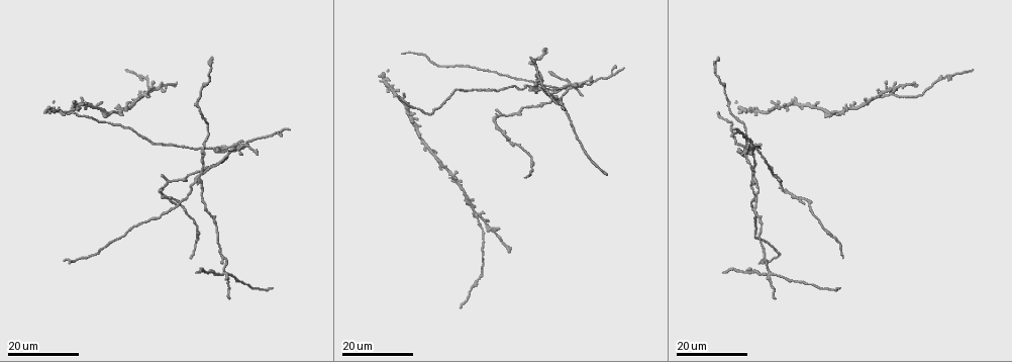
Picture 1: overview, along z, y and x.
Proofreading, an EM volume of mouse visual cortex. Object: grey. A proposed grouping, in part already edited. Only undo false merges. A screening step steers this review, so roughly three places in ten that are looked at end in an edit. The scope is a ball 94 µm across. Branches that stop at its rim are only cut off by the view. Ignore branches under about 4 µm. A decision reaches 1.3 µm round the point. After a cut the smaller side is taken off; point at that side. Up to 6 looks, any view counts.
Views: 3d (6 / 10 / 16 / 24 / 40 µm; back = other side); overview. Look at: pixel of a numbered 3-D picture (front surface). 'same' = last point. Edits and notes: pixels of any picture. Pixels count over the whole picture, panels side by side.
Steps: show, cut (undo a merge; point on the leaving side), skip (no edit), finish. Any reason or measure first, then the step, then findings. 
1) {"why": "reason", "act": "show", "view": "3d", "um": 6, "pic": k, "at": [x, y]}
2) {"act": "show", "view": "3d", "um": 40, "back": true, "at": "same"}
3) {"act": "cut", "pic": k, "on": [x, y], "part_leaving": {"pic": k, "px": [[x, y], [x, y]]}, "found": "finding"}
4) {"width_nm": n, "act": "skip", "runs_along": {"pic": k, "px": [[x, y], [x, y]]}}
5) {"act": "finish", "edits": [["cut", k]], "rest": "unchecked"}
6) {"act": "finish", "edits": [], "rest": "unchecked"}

{"act": "show", "view": "3d", "um": 16, "pic": 1, "at": [200, 172]}

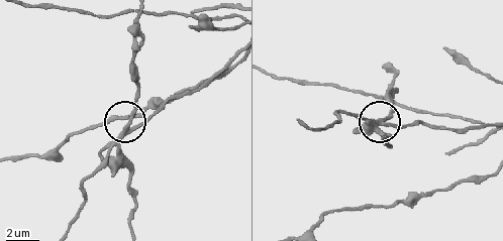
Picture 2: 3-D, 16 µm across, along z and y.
{"act": "show", "view": "3d", "um": 6, "pic": 2, "at": [129, 120]}

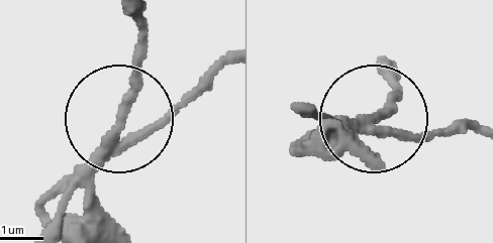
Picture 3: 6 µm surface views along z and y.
{"act": "cut", "pic": 3, "on": [151, 127], "part_leaving": {"pic": 3, "px": [[97, 162], [159, 129], [224, 68]]}, "found": "a second cell is stuck on"}

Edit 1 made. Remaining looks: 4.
{"act": "show", "view": "overview"}

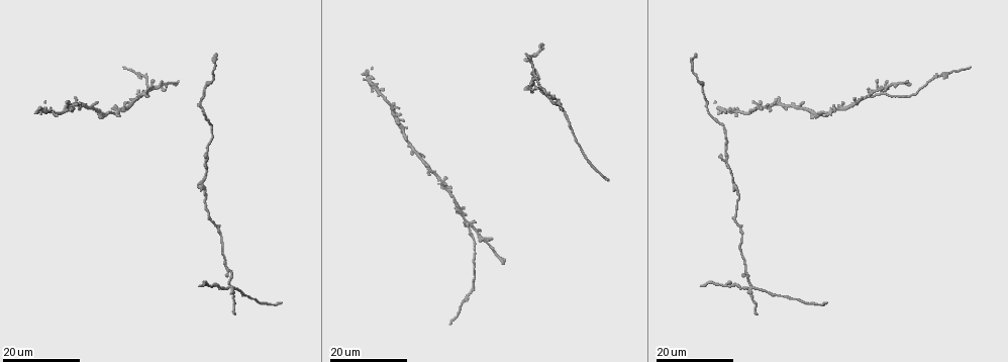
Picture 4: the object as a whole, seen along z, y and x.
{"why": "a narrow waist", "act": "show", "view": "3d", "um": 16, "pic": 4, "at": [724, 163]}

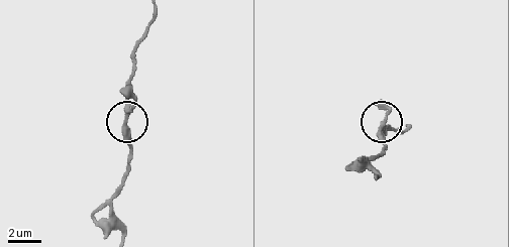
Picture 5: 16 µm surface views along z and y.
{"why": "zoom in", "act": "show", "view": "3d", "um": 6, "pic": 5, "at": [382, 128]}

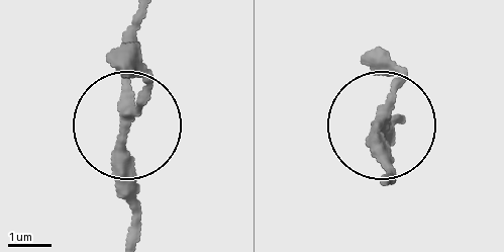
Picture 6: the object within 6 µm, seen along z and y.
{"act": "show", "view": "3d", "um": 6, "back": true, "pic": 6, "at": [379, 125]}

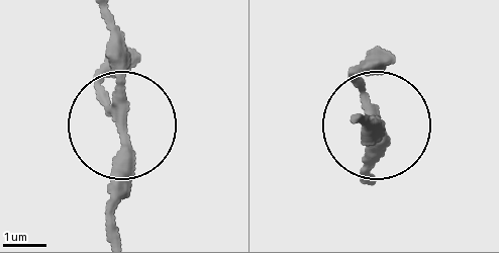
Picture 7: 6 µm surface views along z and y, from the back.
{"act": "skip", "runs_along": {"pic": 7, "px": [[104, 19], [126, 139], [115, 222]]}, "found": "all the same cell"}

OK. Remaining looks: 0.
{"act": "finish", "edits": [["cut", 3]], "rest": "unchecked"}

